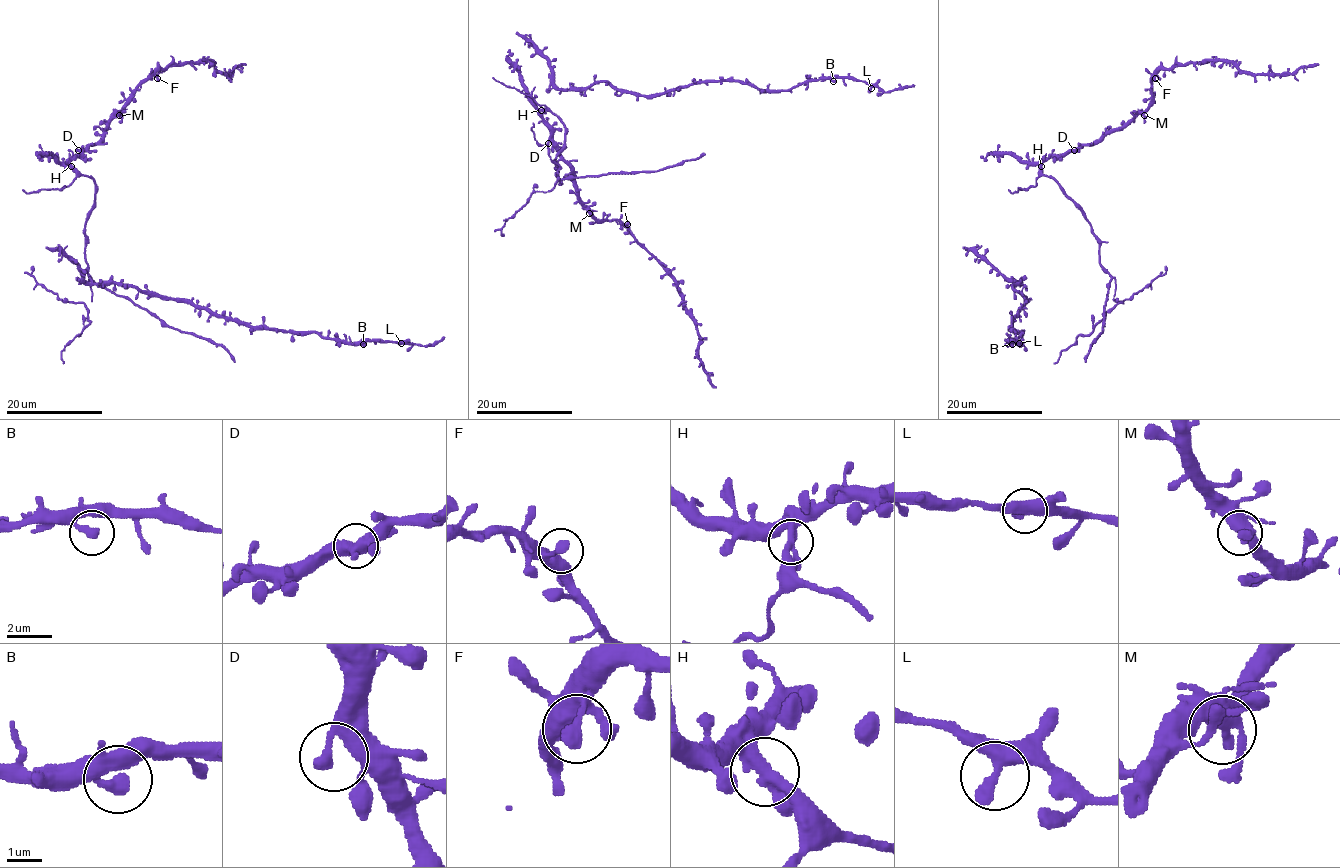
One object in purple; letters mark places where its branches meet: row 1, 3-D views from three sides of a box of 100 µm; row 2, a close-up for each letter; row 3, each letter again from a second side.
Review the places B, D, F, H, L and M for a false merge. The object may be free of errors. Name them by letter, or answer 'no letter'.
H

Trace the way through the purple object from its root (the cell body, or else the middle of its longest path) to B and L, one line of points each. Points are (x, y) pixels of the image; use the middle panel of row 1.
B: (530, 56), (540, 54), (553, 82), (568, 89), (608, 82), (660, 95), (703, 81), (776, 91), (833, 81)
L: (530, 56), (540, 54), (568, 89), (608, 82), (660, 95), (742, 81), (788, 91), (831, 77), (871, 88)

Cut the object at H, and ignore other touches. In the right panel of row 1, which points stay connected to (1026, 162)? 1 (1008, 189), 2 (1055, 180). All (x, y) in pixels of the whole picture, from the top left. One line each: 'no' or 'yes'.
1: no
2: no

